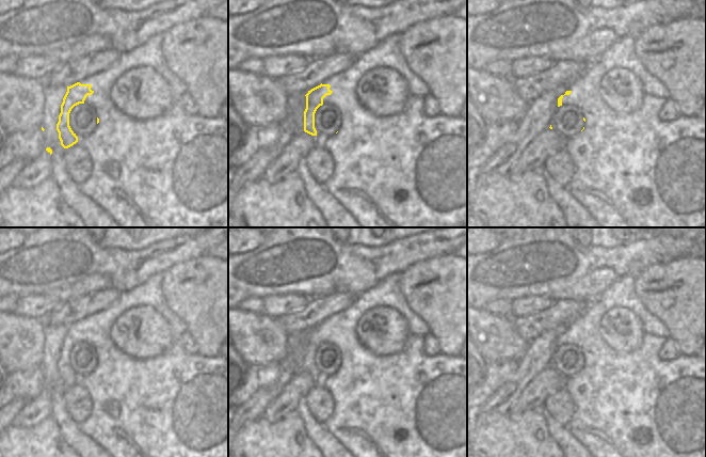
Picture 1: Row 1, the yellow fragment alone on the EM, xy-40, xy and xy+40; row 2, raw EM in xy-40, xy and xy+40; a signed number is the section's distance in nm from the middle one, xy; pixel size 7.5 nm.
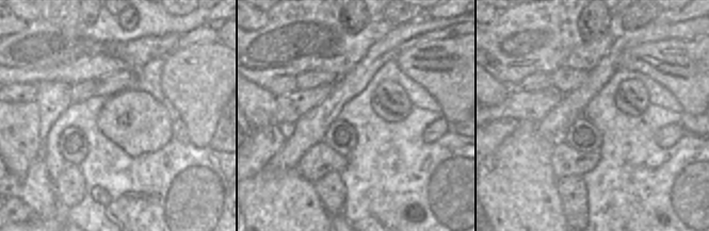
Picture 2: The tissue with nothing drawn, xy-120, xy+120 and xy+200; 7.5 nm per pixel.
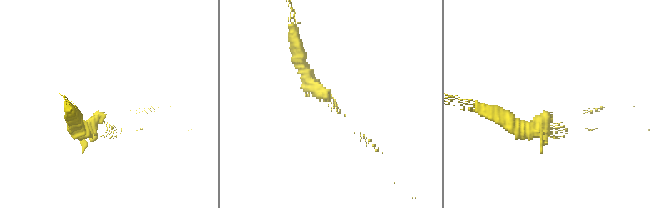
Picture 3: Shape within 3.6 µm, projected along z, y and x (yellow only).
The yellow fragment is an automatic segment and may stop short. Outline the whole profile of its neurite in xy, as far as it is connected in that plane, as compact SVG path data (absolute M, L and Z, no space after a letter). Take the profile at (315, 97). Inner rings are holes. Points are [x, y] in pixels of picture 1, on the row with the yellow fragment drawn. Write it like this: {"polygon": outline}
{"polygon": "M321 83L305 95L304 131L311 136L330 138L341 127L340 111L335 106L323 103L323 98L333 93L330 88L330 84Z"}

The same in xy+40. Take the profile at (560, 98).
{"polygon": "M563 96L558 98L558 108L551 117L549 128L553 128L562 138L568 140L584 129L585 119L576 106L563 106Z"}

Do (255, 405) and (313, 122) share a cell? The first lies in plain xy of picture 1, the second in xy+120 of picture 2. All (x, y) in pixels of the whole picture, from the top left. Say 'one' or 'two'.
one

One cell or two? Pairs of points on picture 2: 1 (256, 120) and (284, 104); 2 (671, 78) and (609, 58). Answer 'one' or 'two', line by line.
1: two
2: two

